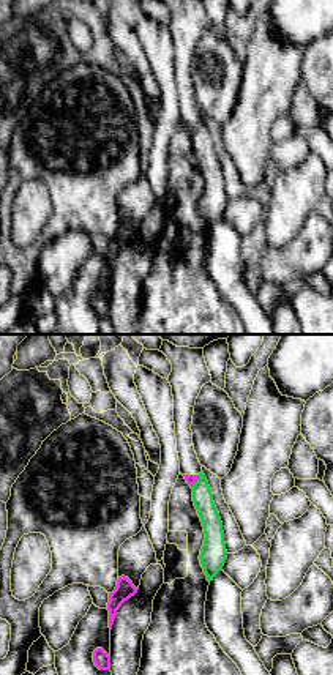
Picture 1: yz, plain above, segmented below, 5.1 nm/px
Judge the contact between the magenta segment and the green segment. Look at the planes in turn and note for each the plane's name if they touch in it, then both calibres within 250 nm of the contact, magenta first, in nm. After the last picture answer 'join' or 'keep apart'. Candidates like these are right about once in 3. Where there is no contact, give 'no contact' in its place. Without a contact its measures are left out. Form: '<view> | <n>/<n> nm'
yz | 50/110 nm

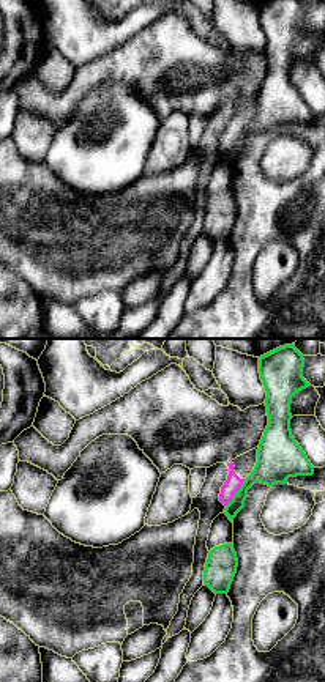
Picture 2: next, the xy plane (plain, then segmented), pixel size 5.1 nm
xy | 80/190 nm

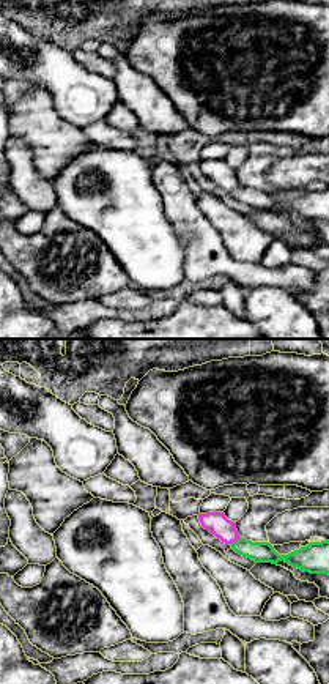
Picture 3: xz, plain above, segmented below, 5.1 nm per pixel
xz | 110/110 nm

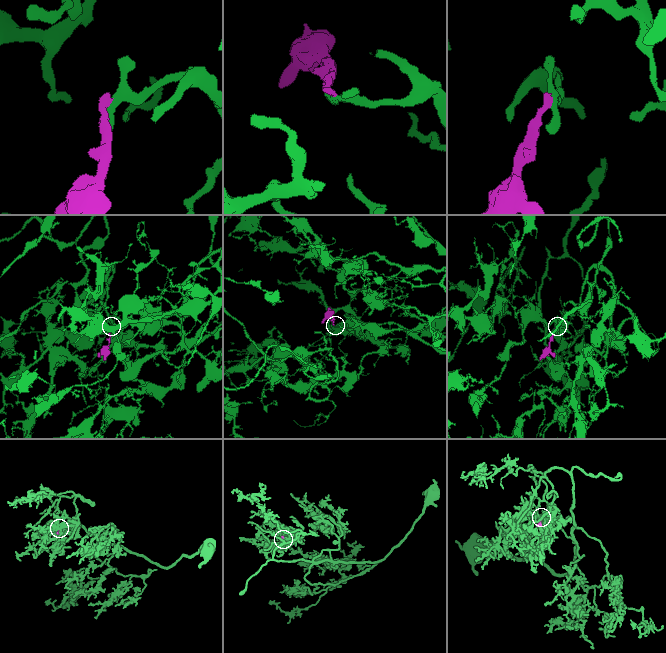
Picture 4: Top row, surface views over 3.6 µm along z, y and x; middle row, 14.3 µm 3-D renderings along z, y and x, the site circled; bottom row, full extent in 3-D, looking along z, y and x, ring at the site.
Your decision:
keep apart

